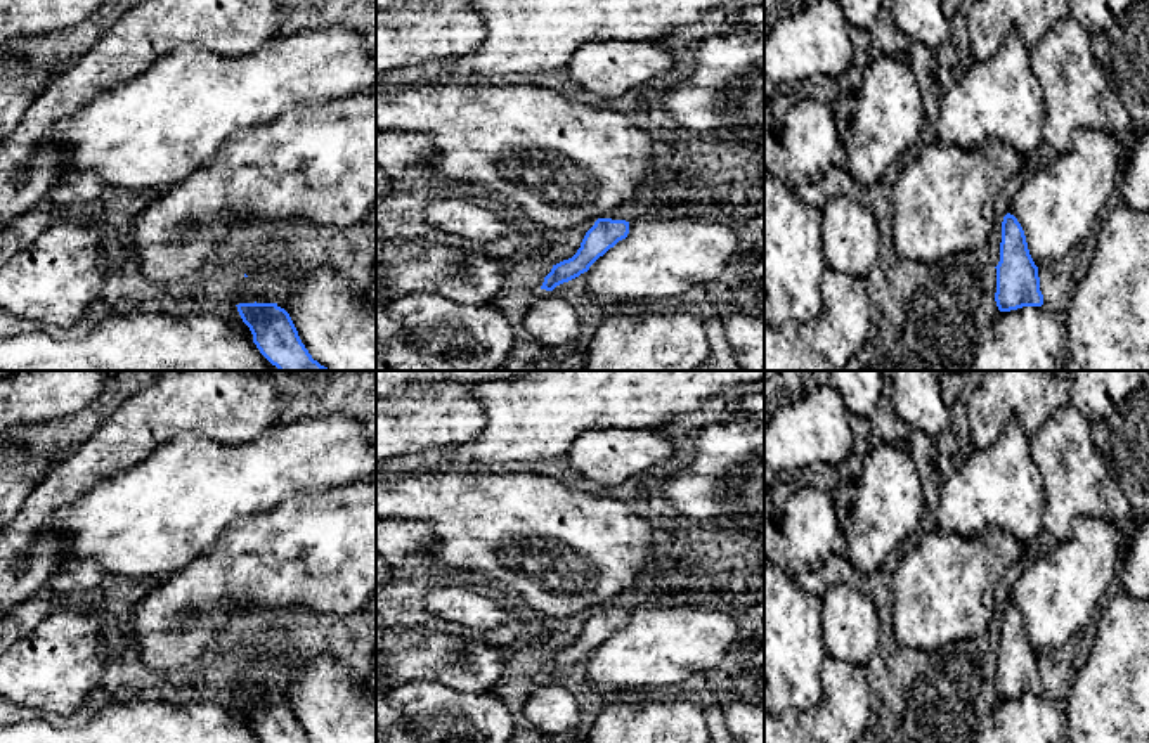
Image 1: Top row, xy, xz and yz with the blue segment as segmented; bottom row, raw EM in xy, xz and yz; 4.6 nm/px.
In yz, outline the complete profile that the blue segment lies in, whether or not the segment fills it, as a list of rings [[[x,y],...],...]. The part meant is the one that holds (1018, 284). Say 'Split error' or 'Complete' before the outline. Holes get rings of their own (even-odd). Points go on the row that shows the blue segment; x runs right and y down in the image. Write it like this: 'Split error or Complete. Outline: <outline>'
Complete. Outline: [[[1010,213],[1002,222],[1000,262],[995,268],[995,301],[1000,312],[1043,305],[1038,267],[1029,255],[1021,223]]]

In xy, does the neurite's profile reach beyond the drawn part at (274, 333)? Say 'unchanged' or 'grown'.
unchanged

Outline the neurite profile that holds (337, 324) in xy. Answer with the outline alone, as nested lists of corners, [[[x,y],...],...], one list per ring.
[[[322,267],[288,294],[288,313],[314,360],[328,371],[376,371],[376,303]]]

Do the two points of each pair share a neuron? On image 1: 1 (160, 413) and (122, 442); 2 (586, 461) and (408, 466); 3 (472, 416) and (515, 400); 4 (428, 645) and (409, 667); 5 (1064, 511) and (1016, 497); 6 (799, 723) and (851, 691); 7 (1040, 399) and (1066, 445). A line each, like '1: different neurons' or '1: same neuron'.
1: same neuron
2: different neurons
3: different neurons
4: same neuron
5: different neurons
6: same neuron
7: different neurons

